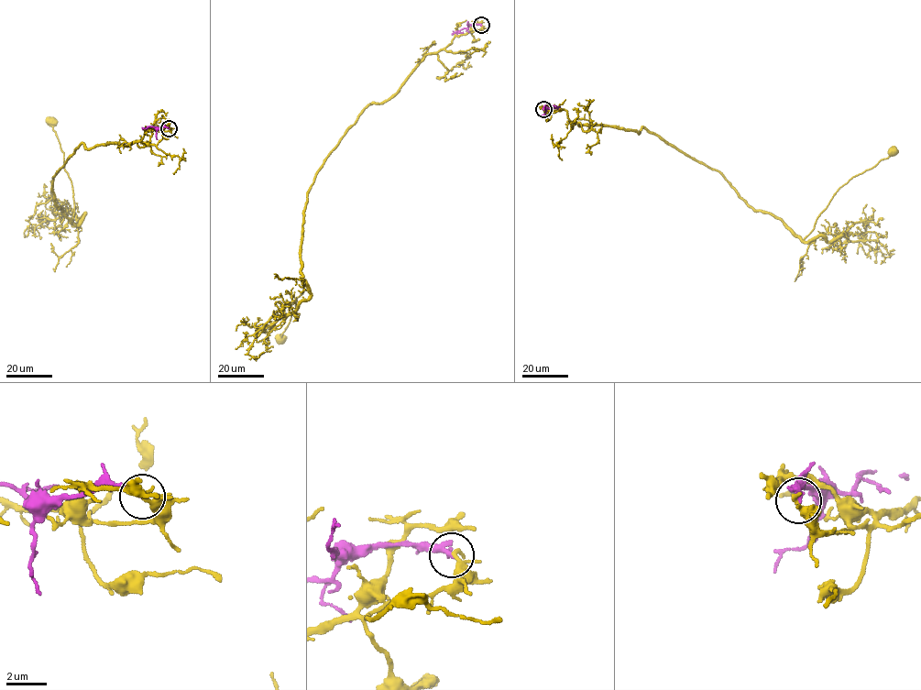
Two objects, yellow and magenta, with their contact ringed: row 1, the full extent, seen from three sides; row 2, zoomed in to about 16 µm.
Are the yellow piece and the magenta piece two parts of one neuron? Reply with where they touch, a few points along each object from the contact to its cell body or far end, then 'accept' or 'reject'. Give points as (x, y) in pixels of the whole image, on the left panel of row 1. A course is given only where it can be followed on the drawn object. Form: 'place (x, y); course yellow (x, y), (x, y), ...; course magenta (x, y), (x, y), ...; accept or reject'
place (169, 128); course yellow (169, 128), (147, 127), (126, 145), (78, 147), (52, 188), (73, 226), (71, 184), (51, 122); course magenta (169, 128), (142, 127); reject

